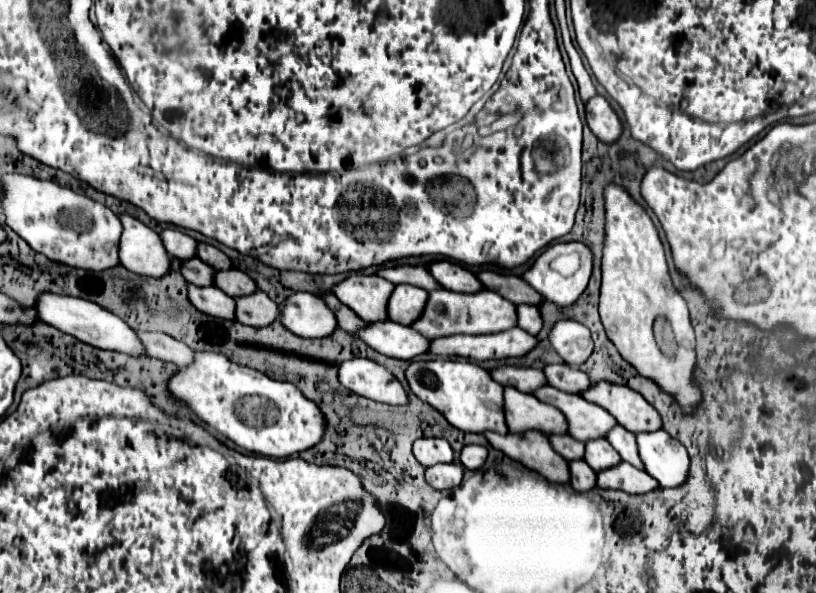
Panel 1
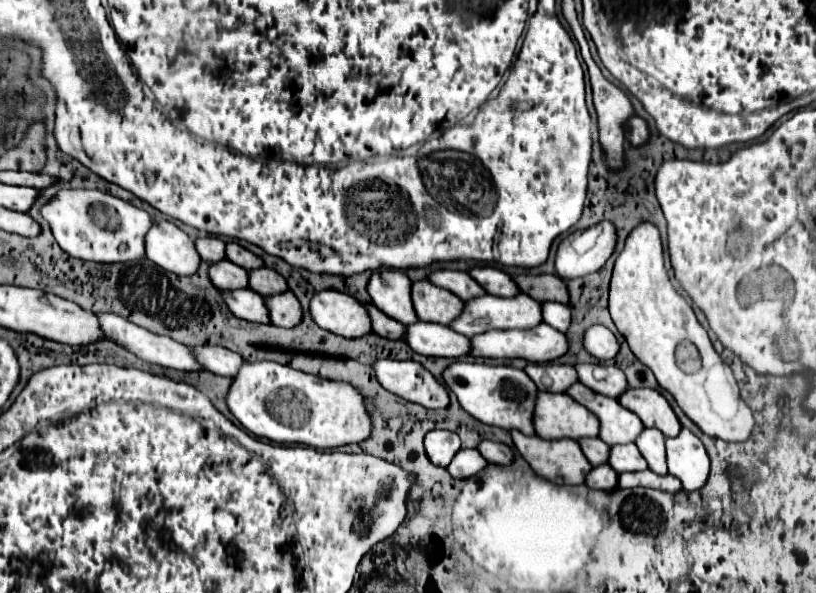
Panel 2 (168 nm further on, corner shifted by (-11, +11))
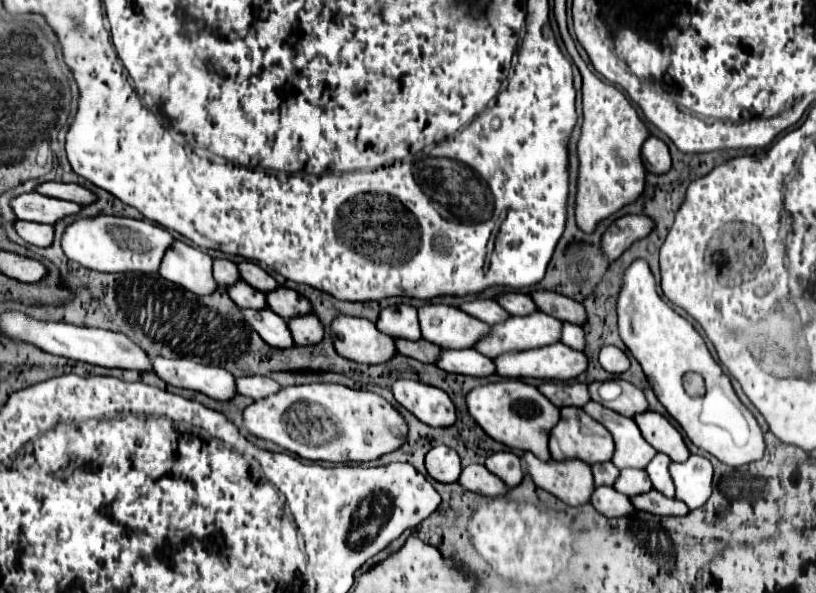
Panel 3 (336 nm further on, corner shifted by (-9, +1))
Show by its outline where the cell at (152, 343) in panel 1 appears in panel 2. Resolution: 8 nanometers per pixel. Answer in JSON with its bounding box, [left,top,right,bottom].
[193,347,245,377]

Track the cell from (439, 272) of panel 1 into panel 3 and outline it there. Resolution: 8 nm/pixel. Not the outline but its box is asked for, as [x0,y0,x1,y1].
[497,293,535,315]

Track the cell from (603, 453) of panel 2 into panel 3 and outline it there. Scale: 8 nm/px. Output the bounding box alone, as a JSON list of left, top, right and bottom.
[591,461,617,485]

